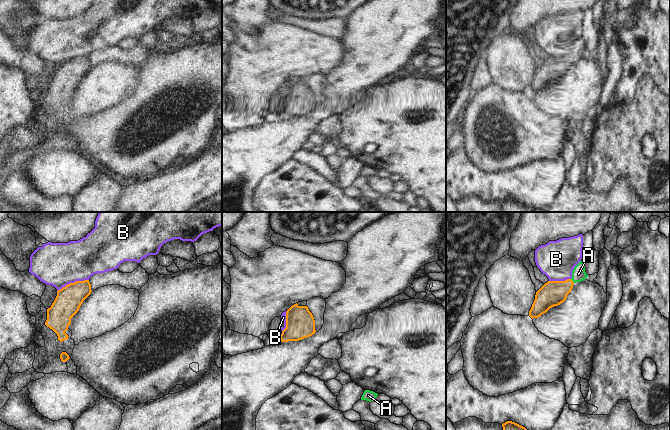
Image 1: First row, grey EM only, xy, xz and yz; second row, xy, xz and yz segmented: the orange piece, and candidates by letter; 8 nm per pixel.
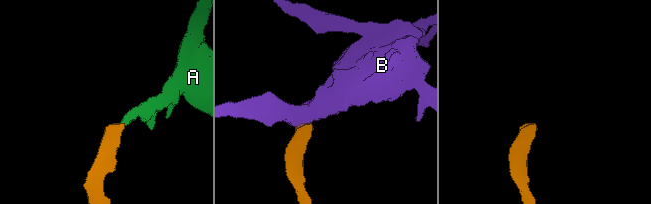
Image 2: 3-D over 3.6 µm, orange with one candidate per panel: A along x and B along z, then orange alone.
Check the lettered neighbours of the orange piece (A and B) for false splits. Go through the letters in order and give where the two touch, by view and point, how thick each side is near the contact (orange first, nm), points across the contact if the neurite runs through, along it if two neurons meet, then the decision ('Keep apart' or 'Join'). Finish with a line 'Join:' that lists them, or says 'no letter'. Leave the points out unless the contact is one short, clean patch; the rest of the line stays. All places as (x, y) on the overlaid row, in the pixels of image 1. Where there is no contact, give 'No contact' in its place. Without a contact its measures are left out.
A: Touches orange at yz (571, 280). Thickness 200 nm (orange) against 110 nm. Path across: yz (553, 293), (563, 288), (571, 280), (578, 274). Join
B: Touches orange at xy (72, 283). Thickness 200 nm (orange) against 360 nm. Boundary: xy (88, 279), (70, 282), (57, 291). Keep apart
Join: A.

